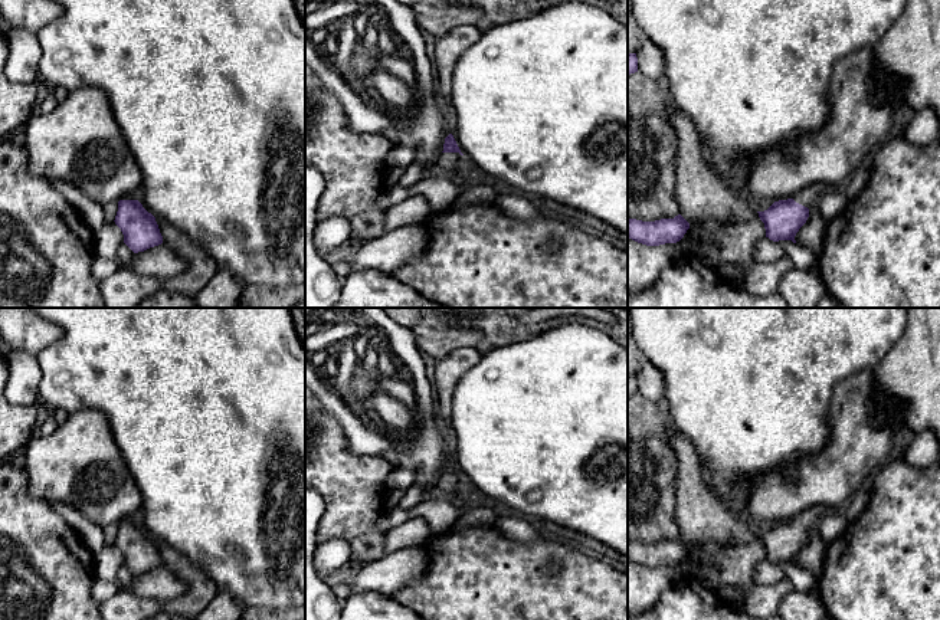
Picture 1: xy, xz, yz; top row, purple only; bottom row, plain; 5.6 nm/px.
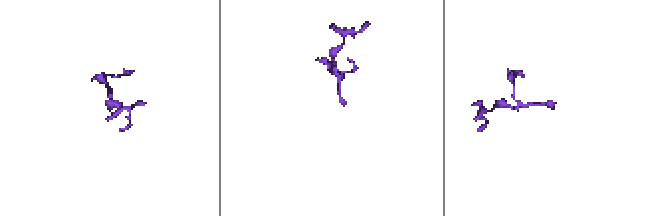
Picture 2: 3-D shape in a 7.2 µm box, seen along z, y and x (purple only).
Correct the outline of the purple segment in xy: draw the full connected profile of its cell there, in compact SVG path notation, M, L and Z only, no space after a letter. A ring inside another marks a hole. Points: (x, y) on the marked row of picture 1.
M141 187L124 196L118 201L118 211L114 220L124 234L124 243L134 253L163 243L155 217L138 201L140 196Z

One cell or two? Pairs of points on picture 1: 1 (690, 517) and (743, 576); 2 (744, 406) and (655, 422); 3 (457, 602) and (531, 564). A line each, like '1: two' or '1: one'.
1: one
2: two
3: one

